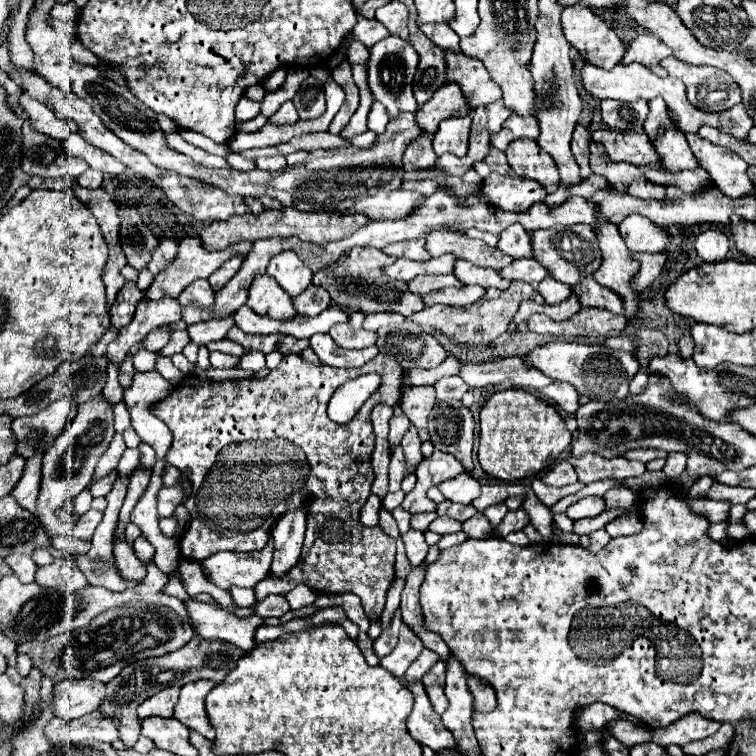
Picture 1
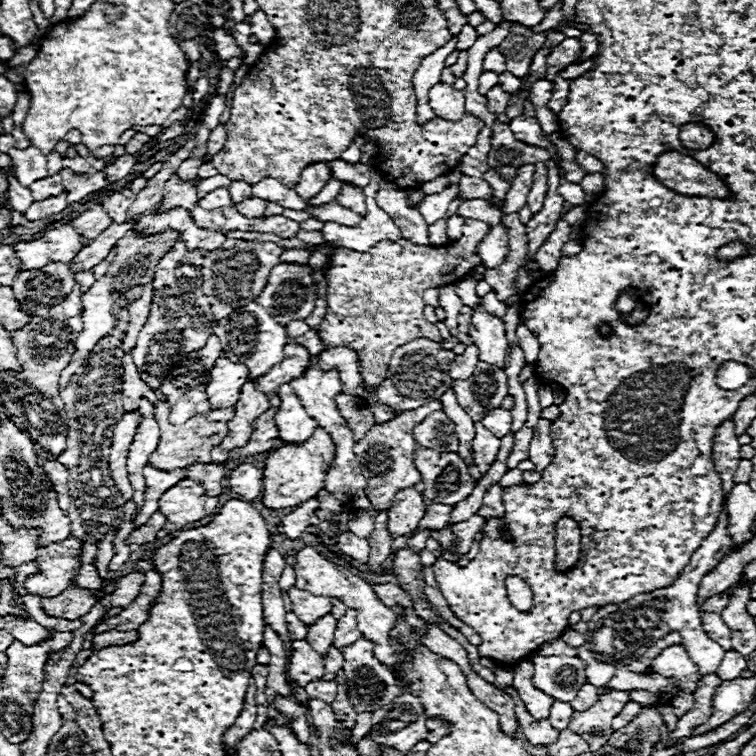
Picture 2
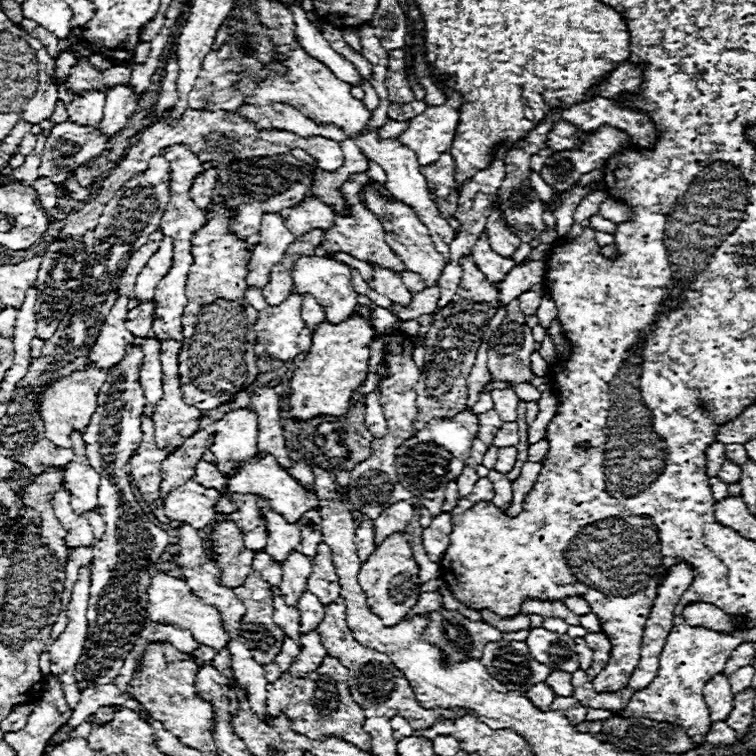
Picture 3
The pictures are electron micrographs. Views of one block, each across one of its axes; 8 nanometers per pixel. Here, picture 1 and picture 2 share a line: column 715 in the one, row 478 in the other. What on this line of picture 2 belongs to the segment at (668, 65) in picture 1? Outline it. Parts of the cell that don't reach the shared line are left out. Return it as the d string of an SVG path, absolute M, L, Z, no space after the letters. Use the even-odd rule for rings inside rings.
M104 336L92 350L94 356L88 356L84 374L76 374L74 386L70 384L62 392L64 412L68 418L68 440L66 440L66 452L56 456L56 460L64 464L70 472L68 496L72 500L66 514L72 520L72 536L84 542L92 542L98 548L106 544L112 546L116 530L124 520L124 510L114 510L114 508L126 502L108 470L110 454L106 450L110 448L112 434L104 434L106 428L116 426L116 422L124 416L122 404L112 404L120 392L118 386L124 374L122 370L124 352L118 350L120 344L122 340L118 336Z

